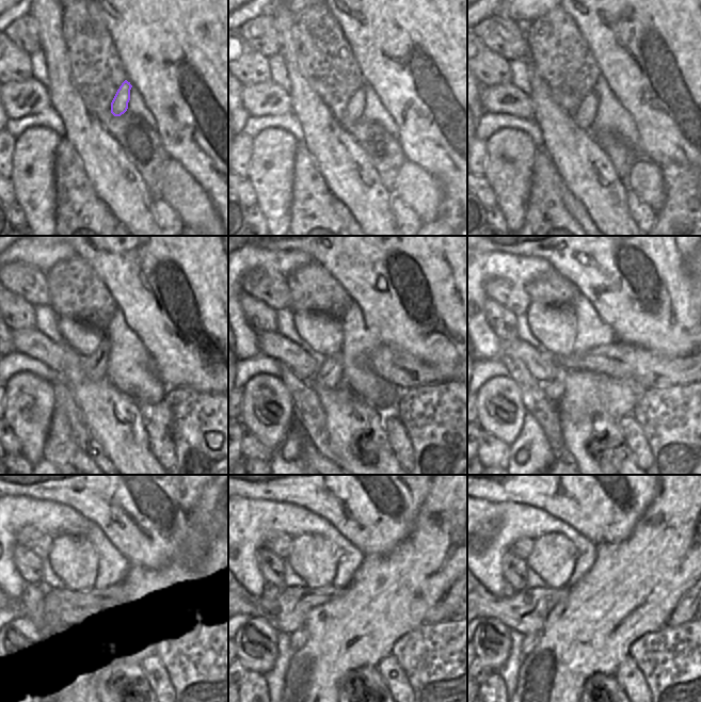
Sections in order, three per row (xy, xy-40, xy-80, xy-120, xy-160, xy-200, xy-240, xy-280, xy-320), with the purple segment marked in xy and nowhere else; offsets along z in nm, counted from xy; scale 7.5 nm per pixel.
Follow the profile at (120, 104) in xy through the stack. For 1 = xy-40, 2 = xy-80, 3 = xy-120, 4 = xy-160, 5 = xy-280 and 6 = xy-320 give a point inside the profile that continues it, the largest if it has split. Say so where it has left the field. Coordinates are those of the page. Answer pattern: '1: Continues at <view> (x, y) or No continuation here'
1: Continues at xy-40 (355, 106)
2: Continues at xy-80 (584, 116)
3: Continues at xy-120 (94, 366)
4: Continues at xy-160 (331, 376)
5: Continues at xy-280 (299, 638)
6: Continues at xy-320 (529, 642)

